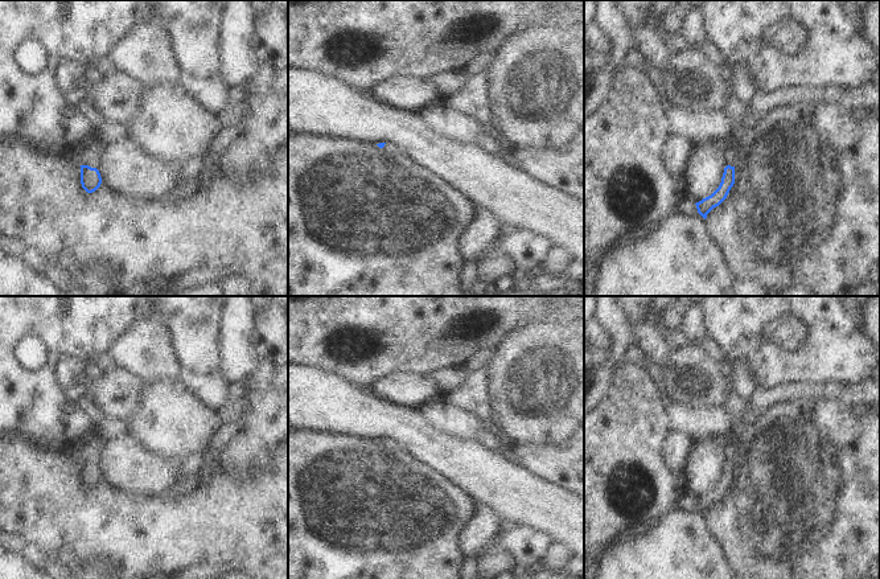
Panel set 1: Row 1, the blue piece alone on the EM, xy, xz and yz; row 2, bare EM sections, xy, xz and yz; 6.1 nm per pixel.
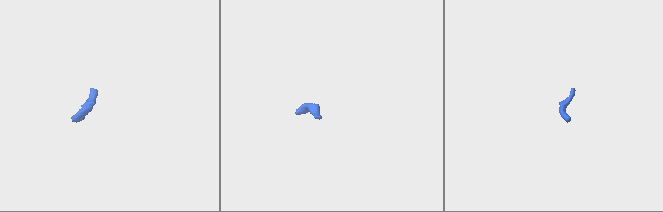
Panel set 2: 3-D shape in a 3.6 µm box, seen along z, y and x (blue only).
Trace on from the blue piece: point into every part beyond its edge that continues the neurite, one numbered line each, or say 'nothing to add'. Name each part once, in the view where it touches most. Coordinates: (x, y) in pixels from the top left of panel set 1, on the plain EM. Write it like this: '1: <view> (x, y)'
1: xy (89, 451)

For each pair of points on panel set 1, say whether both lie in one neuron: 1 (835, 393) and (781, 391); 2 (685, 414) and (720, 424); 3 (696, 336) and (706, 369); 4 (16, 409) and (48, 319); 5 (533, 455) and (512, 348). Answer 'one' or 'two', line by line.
1: one
2: one
3: two
4: one
5: two

